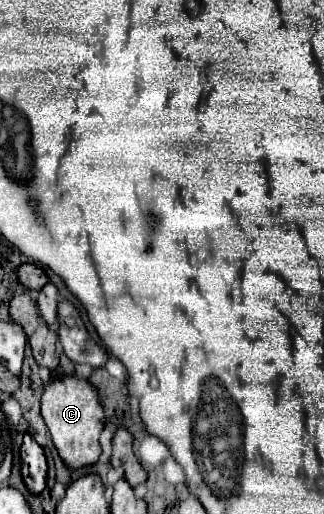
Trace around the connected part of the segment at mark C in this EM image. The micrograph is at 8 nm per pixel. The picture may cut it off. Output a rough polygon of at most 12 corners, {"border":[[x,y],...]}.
{"border":[[52,374],[42,416],[68,468],[98,462],[104,408],[94,384]]}

